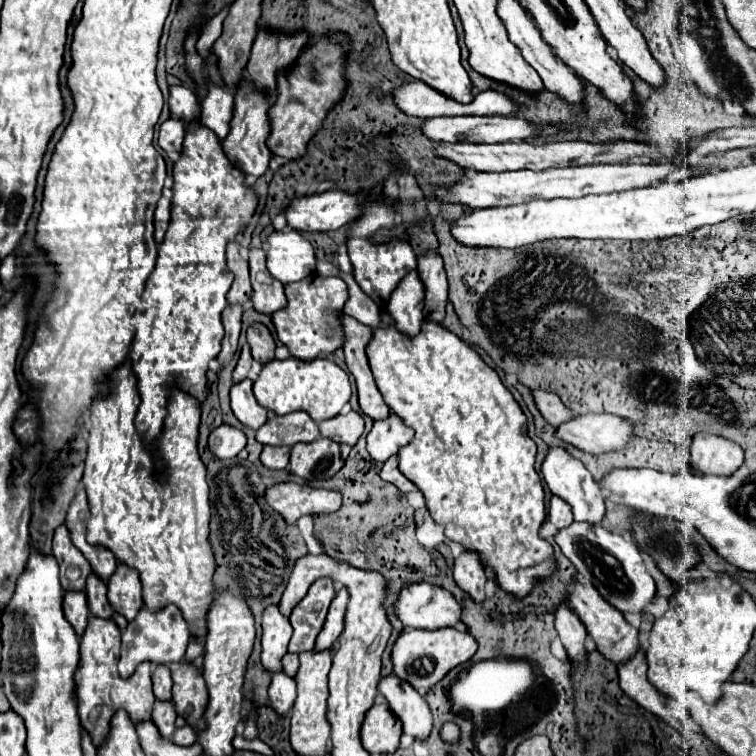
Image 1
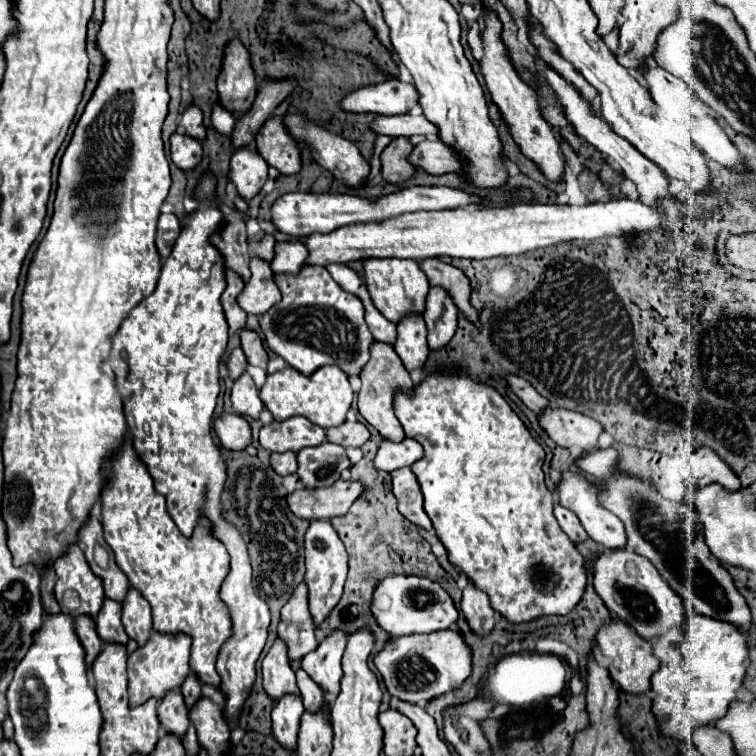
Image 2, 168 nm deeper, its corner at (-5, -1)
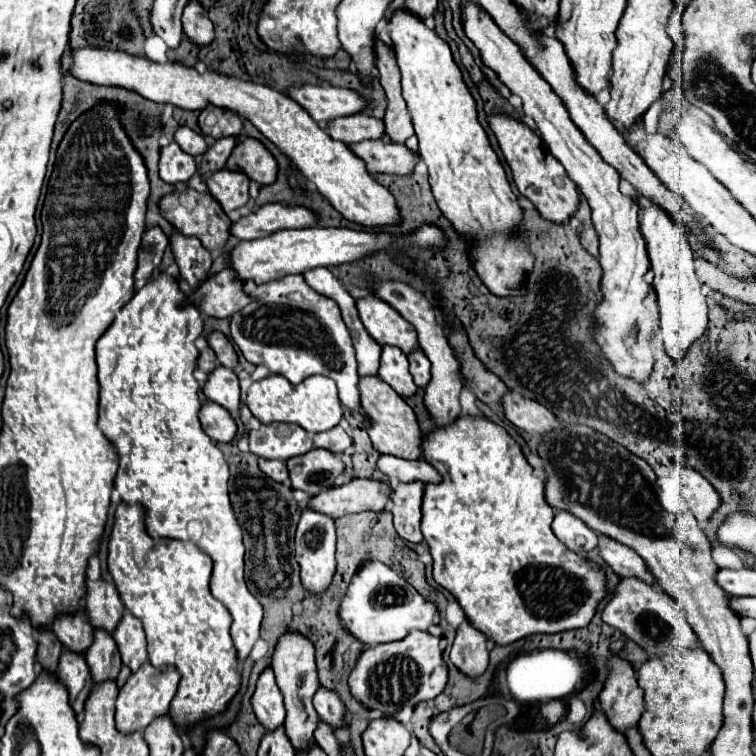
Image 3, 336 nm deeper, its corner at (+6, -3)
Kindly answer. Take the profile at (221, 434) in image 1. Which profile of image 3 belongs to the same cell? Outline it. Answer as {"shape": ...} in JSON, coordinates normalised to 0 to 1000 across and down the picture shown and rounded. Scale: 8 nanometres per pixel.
{"shape":[[[271,532],[263,542],[263,556],[271,574],[284,585],[306,585],[313,571],[313,561],[306,548],[284,532]]]}

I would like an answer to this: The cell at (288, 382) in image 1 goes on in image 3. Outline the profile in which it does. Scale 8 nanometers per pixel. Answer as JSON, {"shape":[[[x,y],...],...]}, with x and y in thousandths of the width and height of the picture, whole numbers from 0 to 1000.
{"shape":[[[358,495],[358,497],[332,508],[332,513],[327,516],[324,532],[332,542],[332,548],[345,561],[388,558],[388,561],[396,561],[398,566],[403,566],[409,574],[430,571],[430,569],[446,563],[451,550],[454,550],[454,540],[451,540],[451,532],[446,526],[443,505],[438,500],[425,500],[425,497],[406,500],[403,505],[388,511],[380,500]]]}

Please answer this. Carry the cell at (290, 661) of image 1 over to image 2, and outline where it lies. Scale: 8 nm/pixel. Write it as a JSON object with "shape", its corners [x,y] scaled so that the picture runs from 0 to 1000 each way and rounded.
{"shape":[[[394,884],[392,886],[392,905],[394,905],[394,913],[397,913],[397,921],[399,921],[399,929],[402,929],[402,937],[407,942],[415,942],[418,937],[426,934],[429,929],[429,921],[426,921],[426,913],[423,907],[399,886]]]}

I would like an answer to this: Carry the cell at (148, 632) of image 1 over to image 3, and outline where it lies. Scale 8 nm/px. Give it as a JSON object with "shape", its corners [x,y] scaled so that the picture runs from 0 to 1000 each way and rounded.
{"shape":[[[197,876],[189,878],[179,892],[171,894],[168,905],[160,910],[155,929],[152,929],[152,960],[160,971],[173,968],[189,968],[192,960],[197,960],[205,950],[218,947],[224,942],[224,931],[234,915],[237,905],[237,889],[231,884],[221,884],[218,889],[202,884]]]}

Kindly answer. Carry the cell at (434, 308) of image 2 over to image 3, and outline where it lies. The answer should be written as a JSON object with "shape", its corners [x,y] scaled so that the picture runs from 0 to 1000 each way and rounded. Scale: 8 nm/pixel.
{"shape":[[[552,463],[541,468],[541,492],[546,495],[546,505],[552,513],[562,513],[570,500],[570,479],[560,468],[560,463]]]}

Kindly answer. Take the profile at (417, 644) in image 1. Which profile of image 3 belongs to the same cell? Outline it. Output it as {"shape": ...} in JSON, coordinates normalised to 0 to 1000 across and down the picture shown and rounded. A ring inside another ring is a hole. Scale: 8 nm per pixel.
{"shape":[[[549,833],[533,847],[488,854],[478,862],[470,884],[462,894],[464,921],[488,939],[501,939],[520,947],[536,934],[549,934],[560,926],[570,926],[591,907],[594,889],[581,860],[581,844],[567,836]],[[560,886],[560,892],[557,892]],[[560,894],[560,902],[557,902]]]}

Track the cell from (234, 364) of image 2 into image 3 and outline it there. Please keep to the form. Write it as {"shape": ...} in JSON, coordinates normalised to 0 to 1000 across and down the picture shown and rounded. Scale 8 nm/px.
{"shape":[[[271,458],[266,466],[263,466],[263,476],[261,476],[261,487],[266,487],[269,492],[276,495],[276,489],[282,489],[287,484],[287,474],[284,474],[284,466]]]}

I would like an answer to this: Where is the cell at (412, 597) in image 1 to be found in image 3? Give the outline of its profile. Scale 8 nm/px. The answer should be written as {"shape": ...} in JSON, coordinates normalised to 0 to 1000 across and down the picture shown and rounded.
{"shape":[[[485,741],[475,757],[470,757],[451,794],[451,828],[456,828],[456,833],[483,854],[530,847],[544,833],[565,833],[578,823],[578,802],[565,796],[544,772],[501,741]]]}

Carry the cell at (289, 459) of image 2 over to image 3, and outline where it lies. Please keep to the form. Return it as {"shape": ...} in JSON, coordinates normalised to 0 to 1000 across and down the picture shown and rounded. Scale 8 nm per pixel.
{"shape":[[[343,606],[343,619],[348,627],[353,627],[364,638],[377,638],[382,632],[380,616],[374,608],[348,608]]]}

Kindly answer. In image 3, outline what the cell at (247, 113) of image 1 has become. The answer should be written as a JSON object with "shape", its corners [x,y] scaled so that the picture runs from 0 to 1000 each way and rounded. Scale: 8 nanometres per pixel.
{"shape":[[[290,225],[274,238],[276,257],[292,270],[298,283],[319,275],[329,265],[329,235],[321,228]]]}

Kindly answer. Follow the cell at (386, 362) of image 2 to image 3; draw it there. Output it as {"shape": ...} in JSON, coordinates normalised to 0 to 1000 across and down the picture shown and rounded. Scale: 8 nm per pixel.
{"shape":[[[501,497],[478,500],[475,516],[478,516],[478,540],[483,548],[483,566],[491,577],[496,595],[501,601],[517,601],[536,608],[554,608],[560,601],[557,595],[560,571],[554,569],[554,561],[544,537],[520,513],[515,513]]]}

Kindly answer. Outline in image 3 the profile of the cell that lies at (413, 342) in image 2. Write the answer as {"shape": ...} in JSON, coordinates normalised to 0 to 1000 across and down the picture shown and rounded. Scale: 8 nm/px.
{"shape":[[[522,458],[507,460],[501,500],[509,503],[530,526],[544,526],[552,519],[552,511],[546,508],[546,497],[541,495],[538,471]]]}

